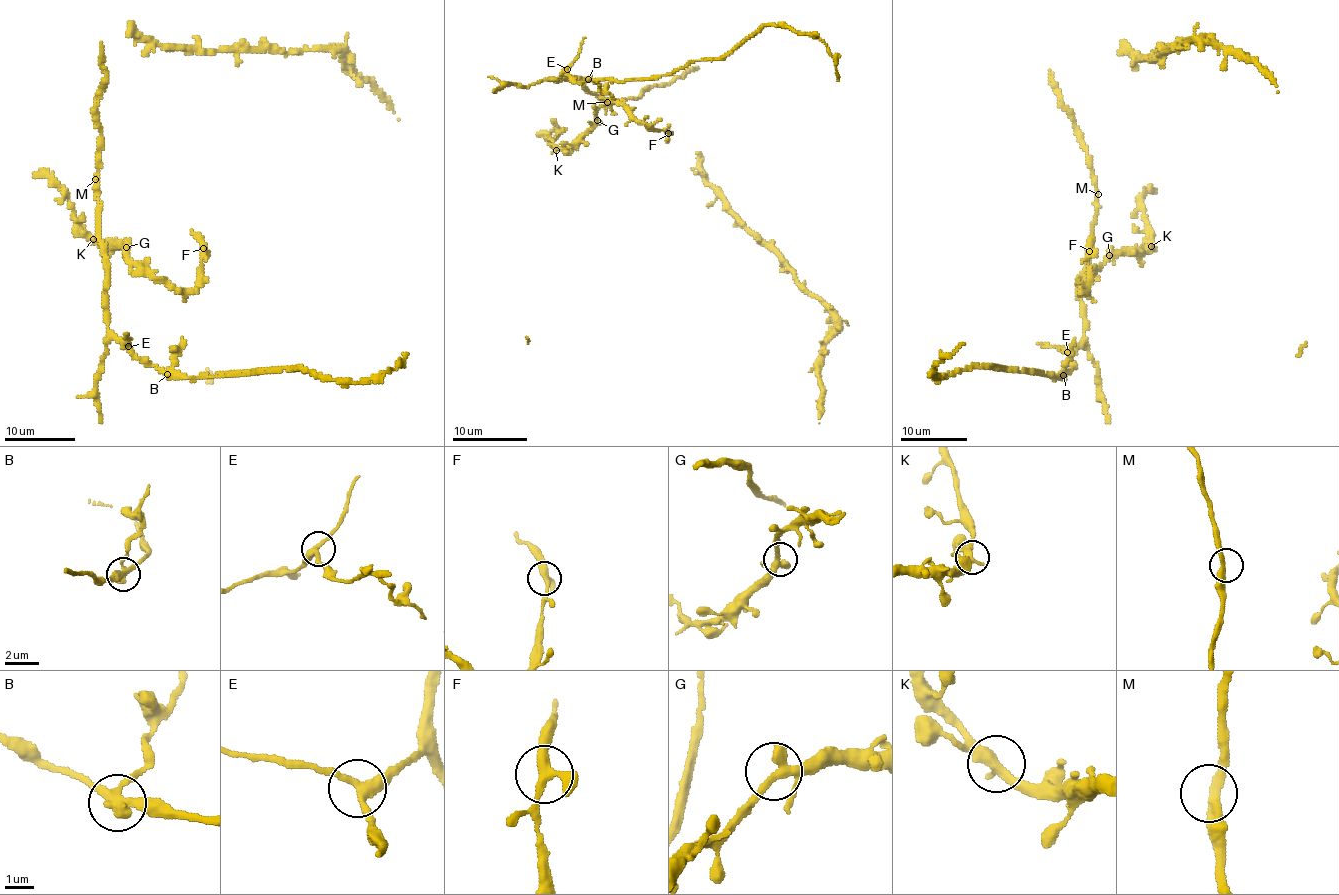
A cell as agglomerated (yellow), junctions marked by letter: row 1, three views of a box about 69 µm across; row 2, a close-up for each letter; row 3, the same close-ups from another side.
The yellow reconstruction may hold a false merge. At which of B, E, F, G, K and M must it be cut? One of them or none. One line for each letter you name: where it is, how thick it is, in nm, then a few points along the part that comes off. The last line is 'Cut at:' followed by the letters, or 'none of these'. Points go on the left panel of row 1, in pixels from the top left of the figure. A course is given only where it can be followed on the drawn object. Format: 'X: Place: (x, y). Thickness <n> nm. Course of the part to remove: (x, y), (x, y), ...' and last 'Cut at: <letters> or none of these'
B: Place: (167, 374). Thickness 320 nm. Course of the part to remove: (167, 374), (167, 369), (174, 364), (182, 338)
Cut at: B

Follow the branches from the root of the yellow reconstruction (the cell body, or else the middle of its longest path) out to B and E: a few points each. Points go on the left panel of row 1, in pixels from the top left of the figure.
B: (98, 179), (100, 245), (106, 265), (107, 329), (140, 357), (167, 374)
E: (98, 179), (100, 245), (106, 265), (107, 329), (128, 346)

